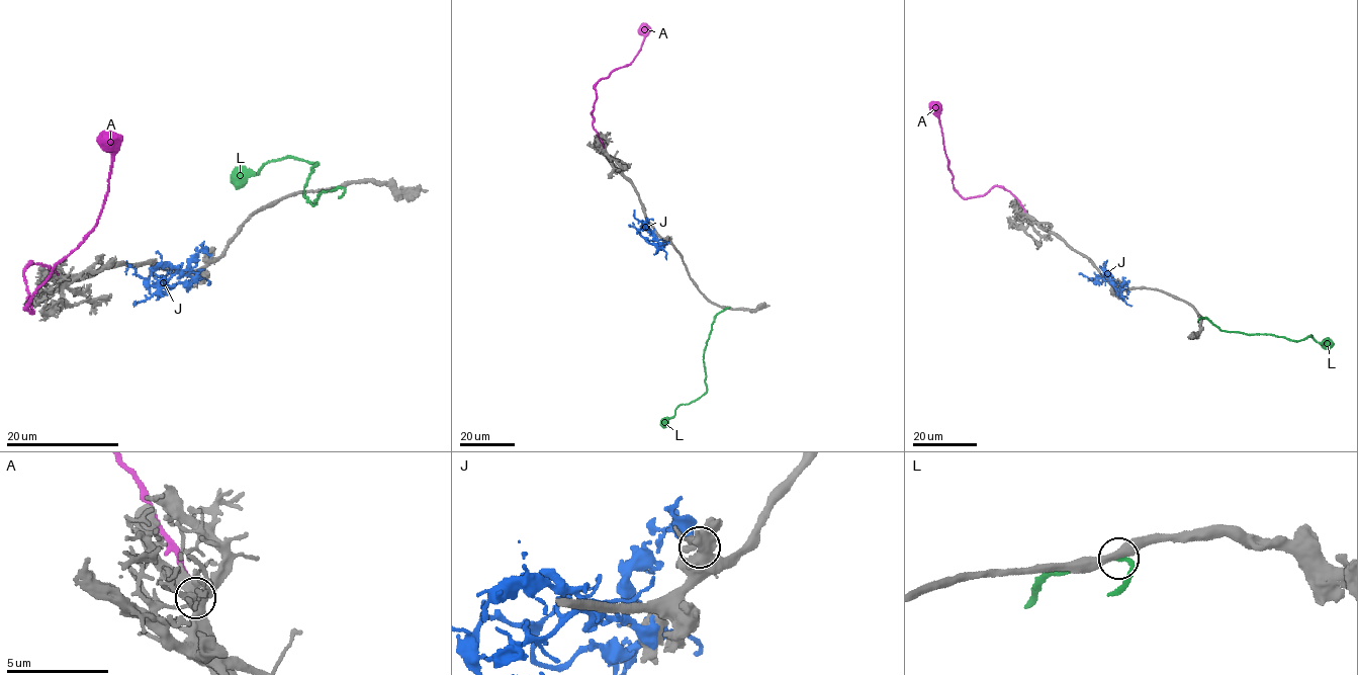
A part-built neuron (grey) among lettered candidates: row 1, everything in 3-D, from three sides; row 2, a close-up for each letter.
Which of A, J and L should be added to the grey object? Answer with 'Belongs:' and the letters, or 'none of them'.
Belongs: A

